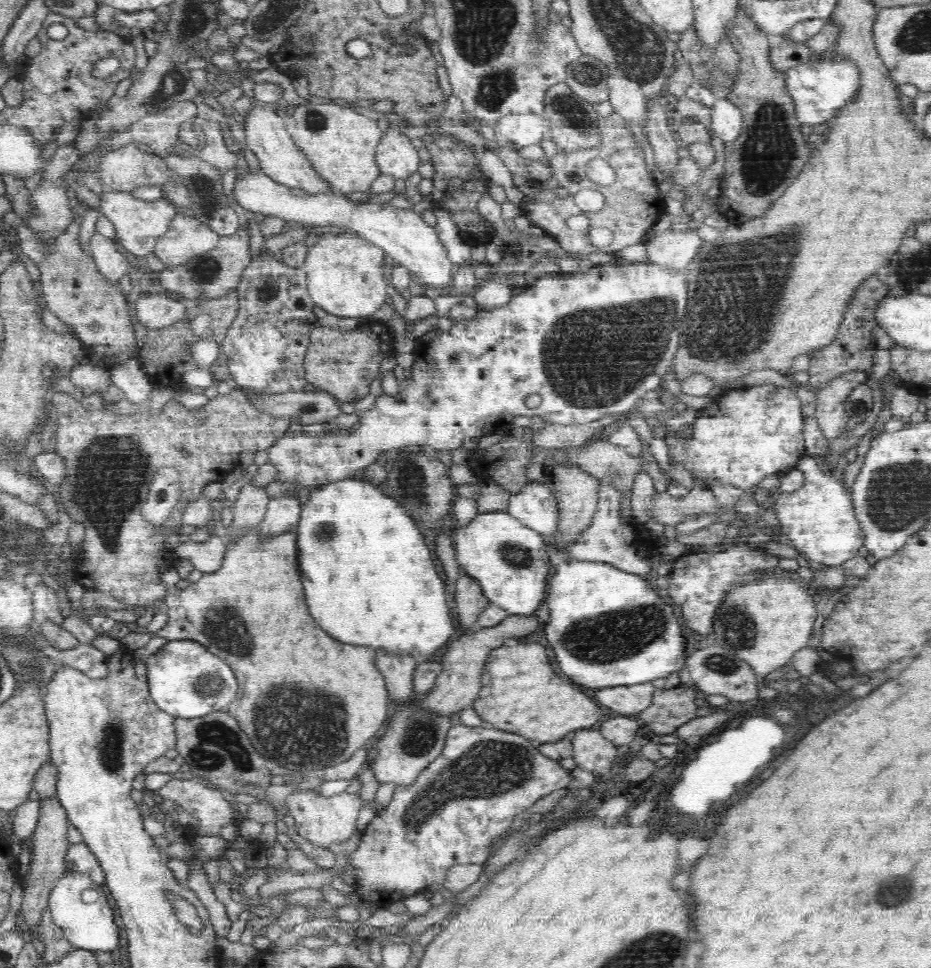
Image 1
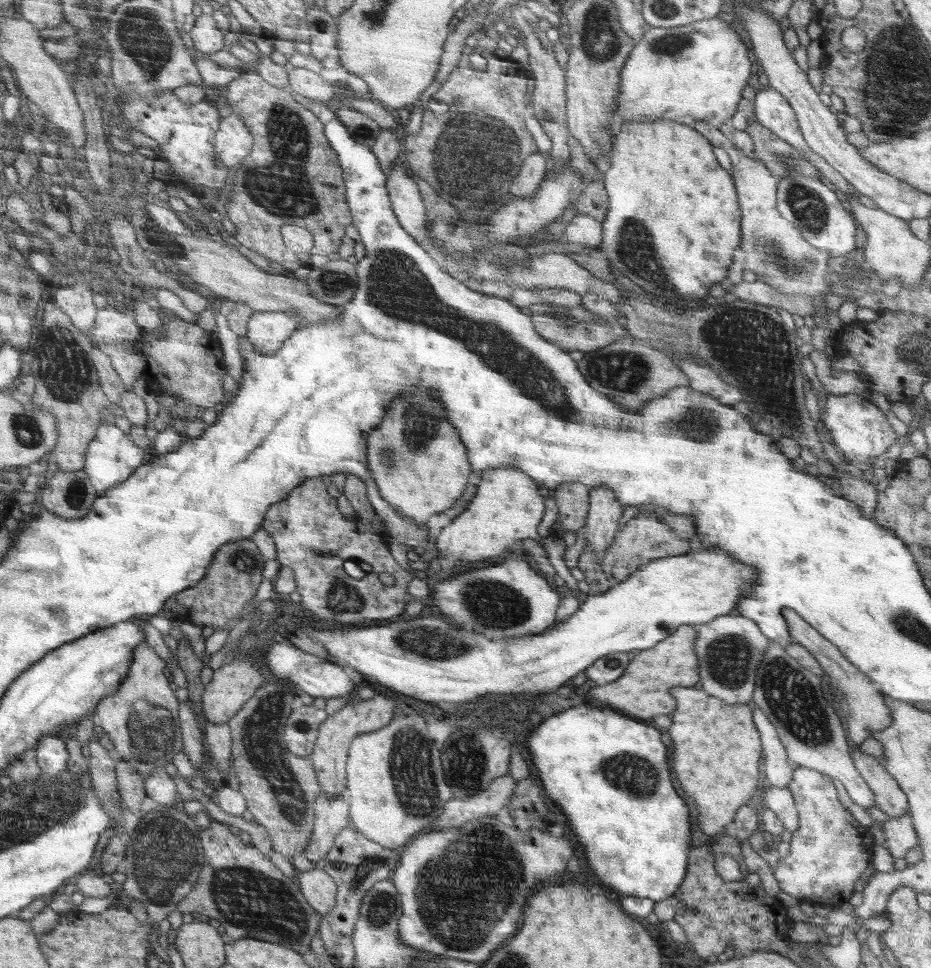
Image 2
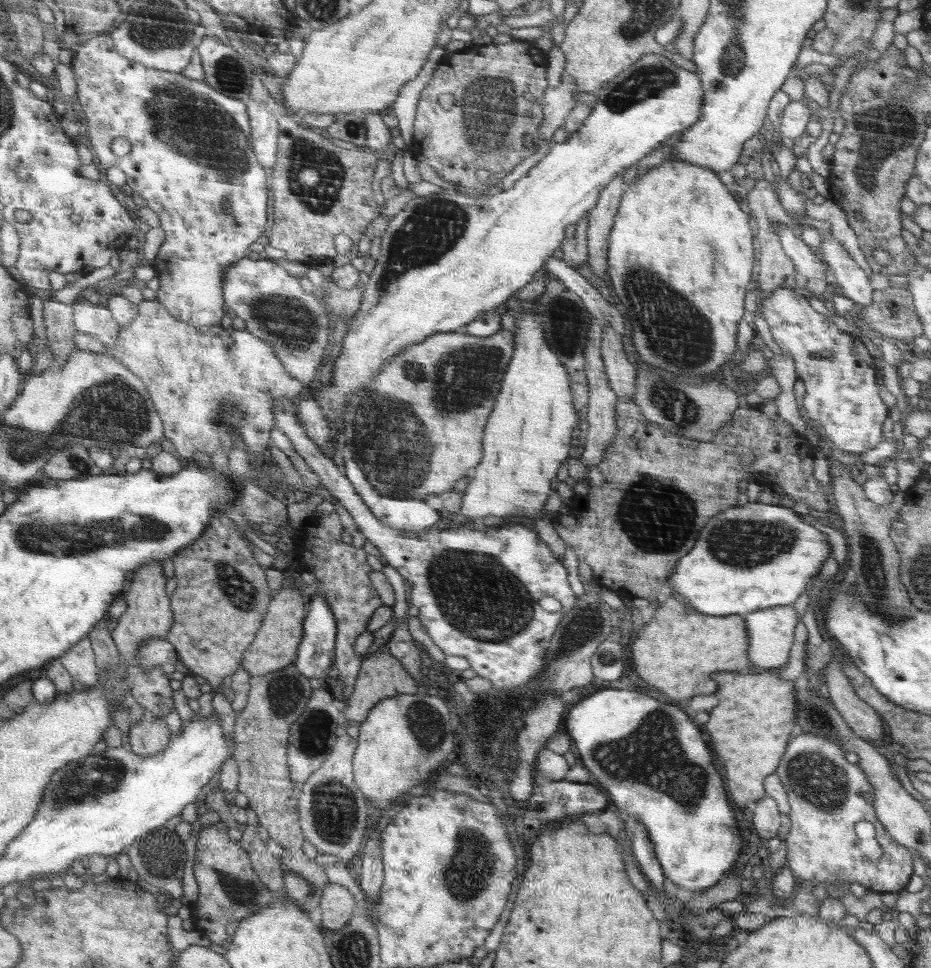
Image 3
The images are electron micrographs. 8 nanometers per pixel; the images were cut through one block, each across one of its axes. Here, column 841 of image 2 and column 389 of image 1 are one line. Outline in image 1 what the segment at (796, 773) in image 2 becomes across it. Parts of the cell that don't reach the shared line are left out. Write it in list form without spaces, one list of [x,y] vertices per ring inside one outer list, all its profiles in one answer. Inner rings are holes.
[[[455,722],[438,758],[419,771],[412,788],[396,788],[390,804],[384,810],[380,809],[366,830],[361,832],[360,846],[349,858],[354,880],[358,882],[357,895],[367,906],[388,907],[399,899],[422,893],[422,888],[442,883],[452,866],[484,864],[494,848],[490,844],[494,841],[499,843],[500,834],[512,826],[515,816],[554,790],[567,788],[571,780],[571,771],[564,768],[560,760],[546,758],[527,738],[500,732],[492,726],[469,727]]]

